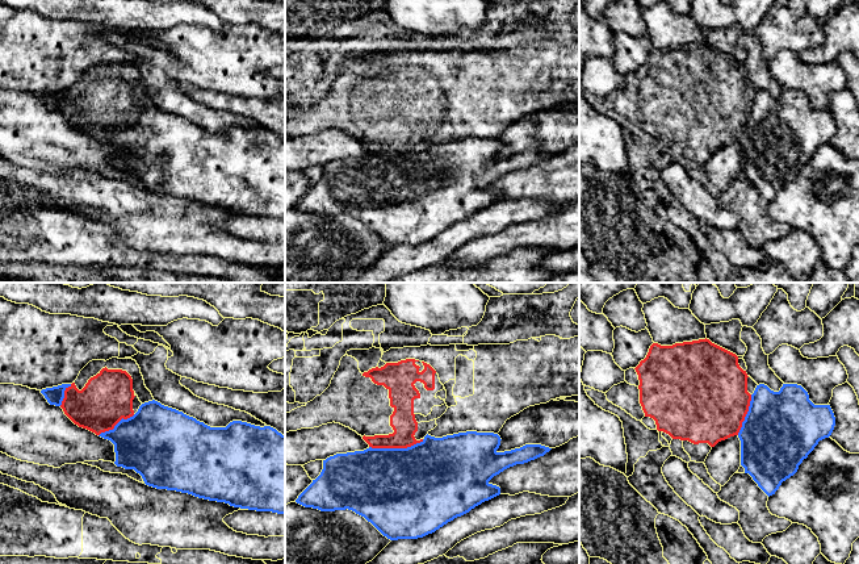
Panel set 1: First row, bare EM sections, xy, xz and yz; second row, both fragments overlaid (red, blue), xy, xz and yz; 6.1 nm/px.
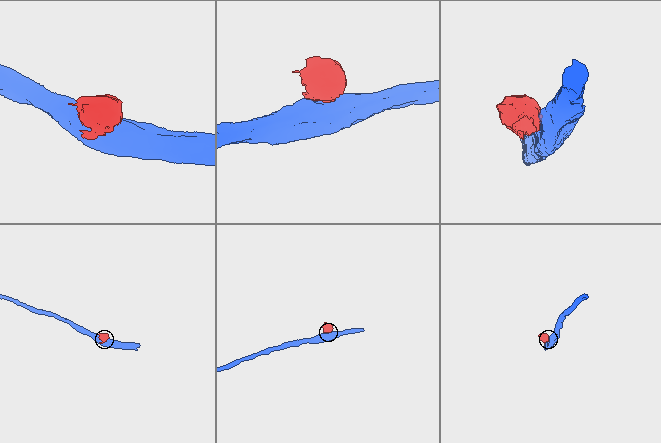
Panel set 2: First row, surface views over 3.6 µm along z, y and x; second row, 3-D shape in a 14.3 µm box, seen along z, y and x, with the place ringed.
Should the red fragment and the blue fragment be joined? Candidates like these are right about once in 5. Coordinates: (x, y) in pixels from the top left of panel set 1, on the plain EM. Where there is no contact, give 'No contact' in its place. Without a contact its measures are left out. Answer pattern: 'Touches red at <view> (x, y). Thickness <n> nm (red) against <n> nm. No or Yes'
Touches red at xz (396, 153). Thickness 150 nm (red) against 500 nm. No

